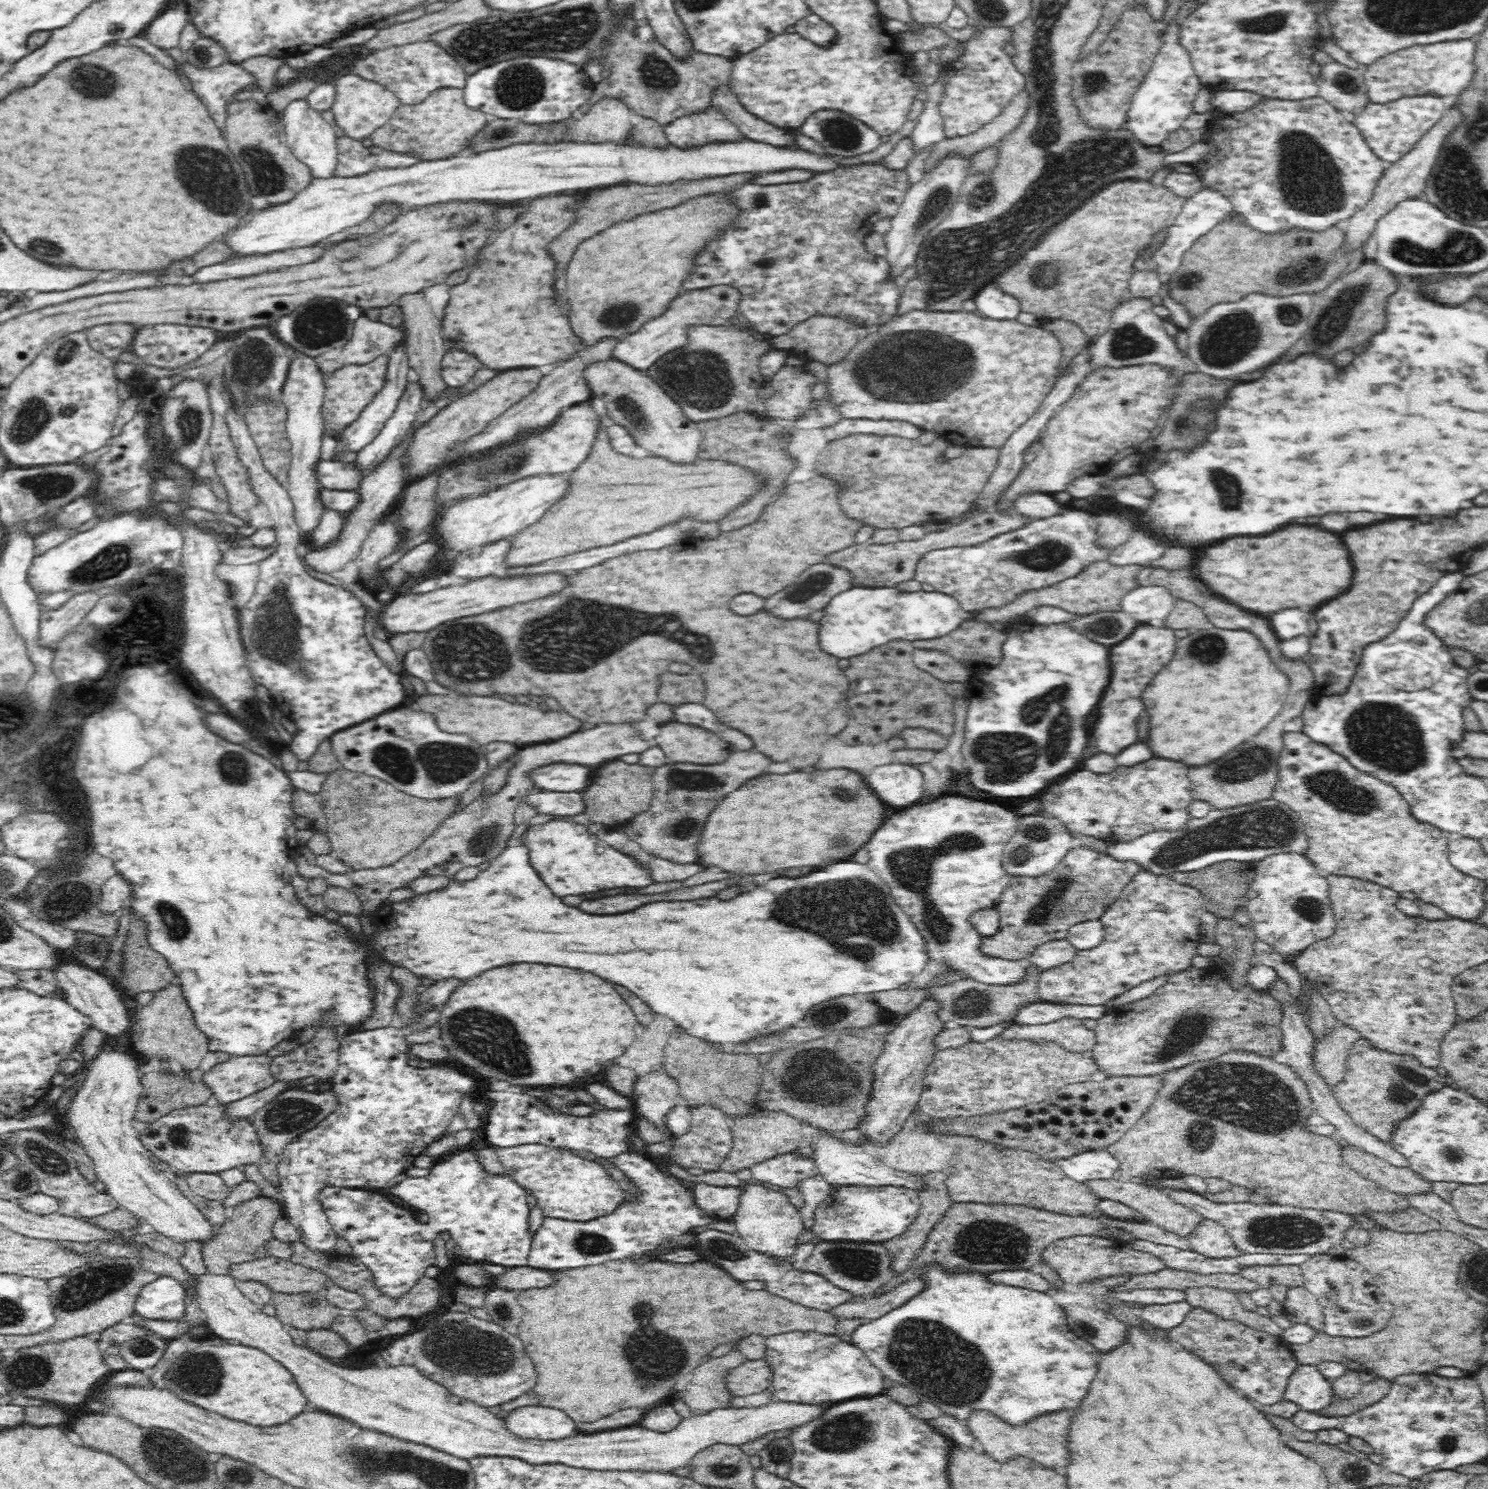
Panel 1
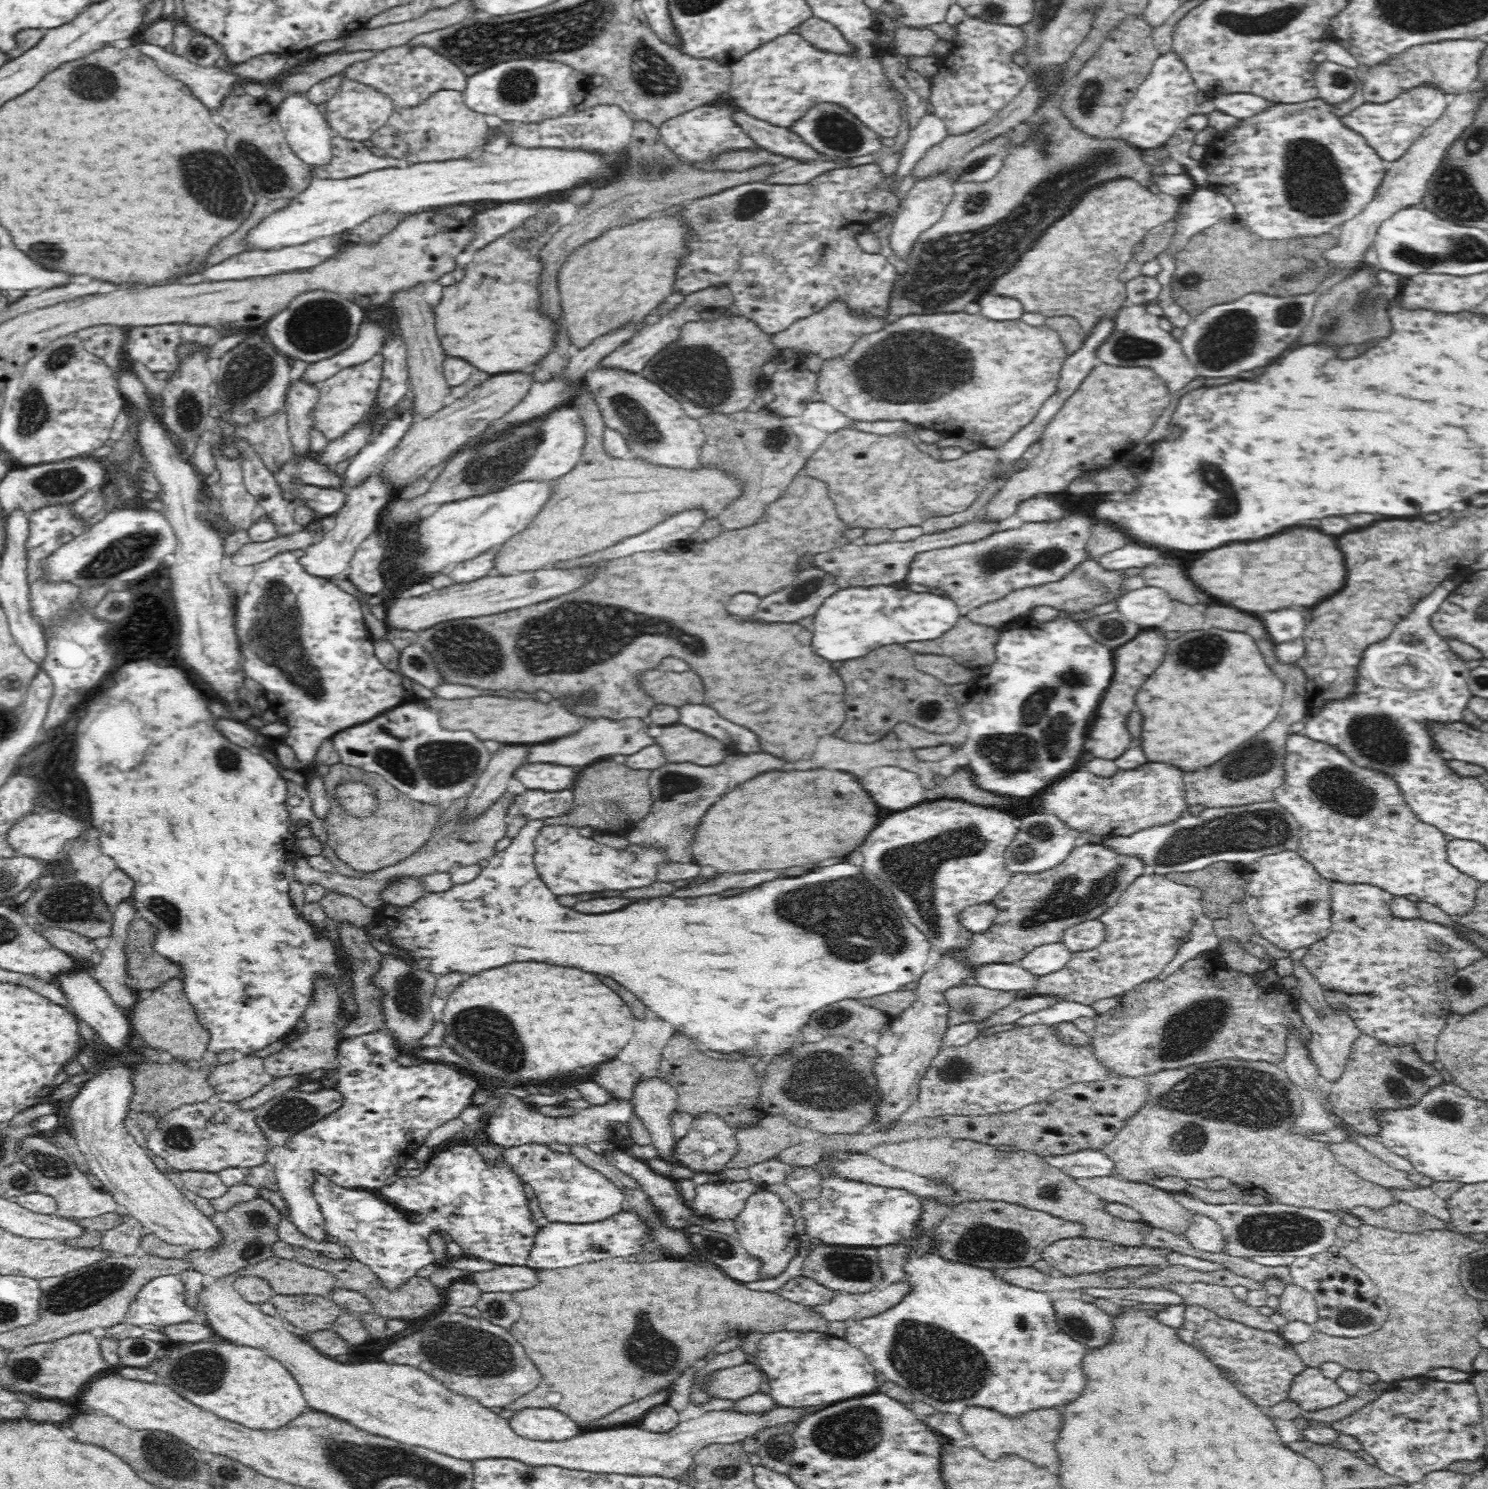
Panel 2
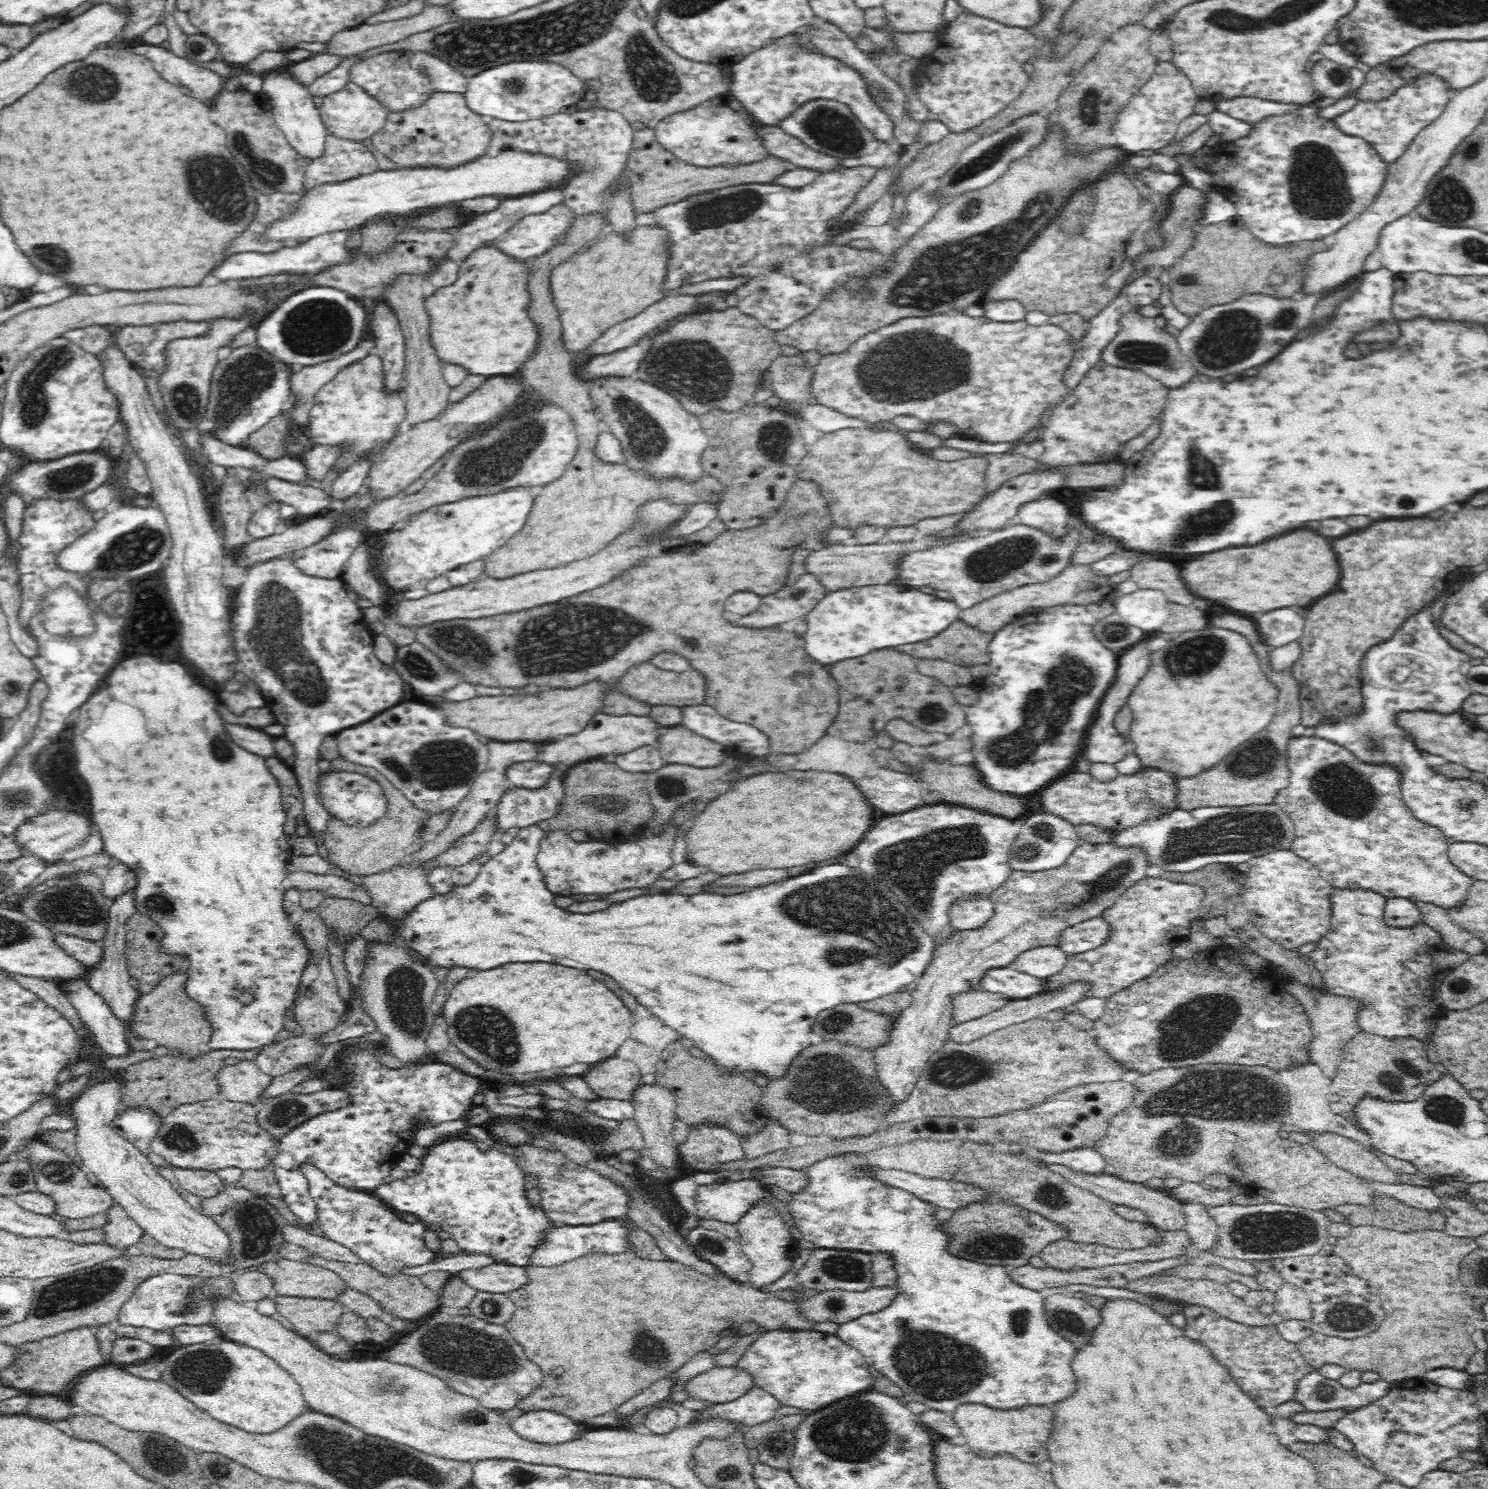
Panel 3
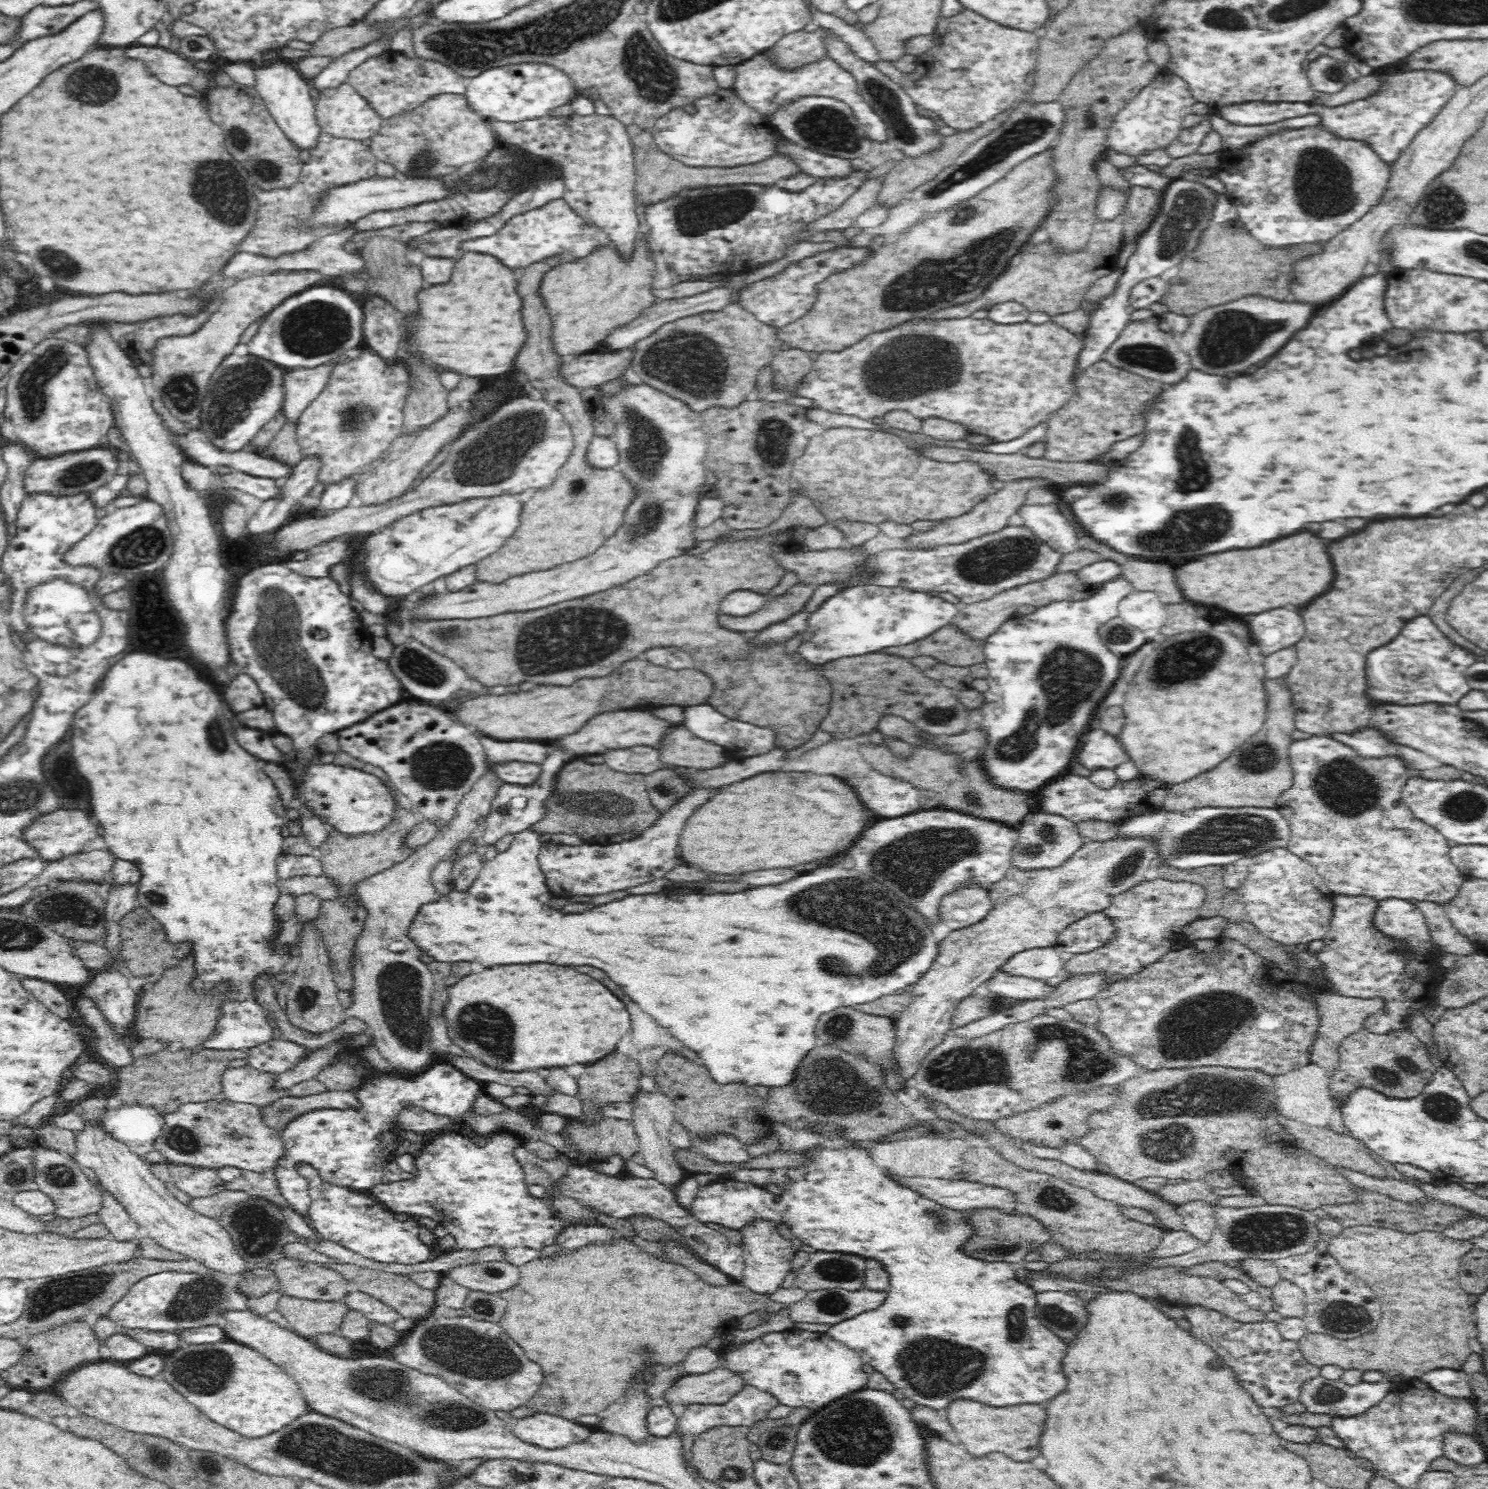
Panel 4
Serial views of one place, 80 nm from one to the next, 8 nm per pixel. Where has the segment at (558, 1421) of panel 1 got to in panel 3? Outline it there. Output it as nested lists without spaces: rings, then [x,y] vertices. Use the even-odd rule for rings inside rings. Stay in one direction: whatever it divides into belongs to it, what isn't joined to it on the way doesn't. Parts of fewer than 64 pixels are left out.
[[[534,1410],[513,1418],[510,1424],[516,1434],[530,1442],[557,1445],[582,1437],[588,1430],[585,1423],[573,1421],[568,1415],[555,1411]]]

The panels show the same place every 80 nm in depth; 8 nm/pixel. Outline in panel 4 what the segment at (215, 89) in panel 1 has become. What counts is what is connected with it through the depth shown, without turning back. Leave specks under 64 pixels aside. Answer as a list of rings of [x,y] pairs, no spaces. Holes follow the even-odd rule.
[[[138,46],[138,48],[128,48],[122,55],[130,60],[142,62],[160,82],[164,82],[168,86],[194,84],[198,90],[206,92],[206,86],[210,88],[214,84],[210,81],[211,74],[196,69],[168,48]]]

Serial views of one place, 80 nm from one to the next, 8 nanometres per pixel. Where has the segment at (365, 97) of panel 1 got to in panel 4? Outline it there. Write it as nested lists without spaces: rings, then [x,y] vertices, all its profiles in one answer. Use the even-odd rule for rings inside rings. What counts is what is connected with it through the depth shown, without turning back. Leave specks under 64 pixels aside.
[[[346,82],[335,87],[321,88],[314,106],[315,121],[320,132],[336,138],[349,138],[359,141],[370,139],[378,132],[382,122],[382,118],[371,110],[366,100]]]

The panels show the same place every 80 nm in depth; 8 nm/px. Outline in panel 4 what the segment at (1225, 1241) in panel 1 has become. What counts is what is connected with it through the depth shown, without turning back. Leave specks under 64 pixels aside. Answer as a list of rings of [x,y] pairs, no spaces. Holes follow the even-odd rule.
[[[1196,1200],[1177,1208],[1182,1218],[1183,1231],[1188,1232],[1200,1241],[1207,1243],[1216,1228],[1214,1213],[1216,1205]]]

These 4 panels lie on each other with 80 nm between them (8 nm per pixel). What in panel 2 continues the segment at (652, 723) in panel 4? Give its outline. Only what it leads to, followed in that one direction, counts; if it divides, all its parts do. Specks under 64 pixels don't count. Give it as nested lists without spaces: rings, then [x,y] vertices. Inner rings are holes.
[[[594,718],[584,730],[558,738],[552,744],[538,744],[534,746],[534,754],[530,754],[528,762],[548,762],[548,764],[560,764],[560,766],[585,767],[590,763],[610,759],[616,754],[628,756],[642,750],[644,746],[654,744],[654,738],[648,736],[648,726],[642,718]]]

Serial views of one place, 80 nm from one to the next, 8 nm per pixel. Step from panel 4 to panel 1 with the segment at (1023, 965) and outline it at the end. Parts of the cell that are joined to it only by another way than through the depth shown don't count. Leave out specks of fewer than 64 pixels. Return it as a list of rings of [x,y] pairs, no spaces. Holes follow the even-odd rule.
[[[1066,939],[1054,940],[1040,945],[1026,959],[1034,968],[1043,973],[1050,968],[1066,964],[1075,955],[1075,952],[1075,948]]]

